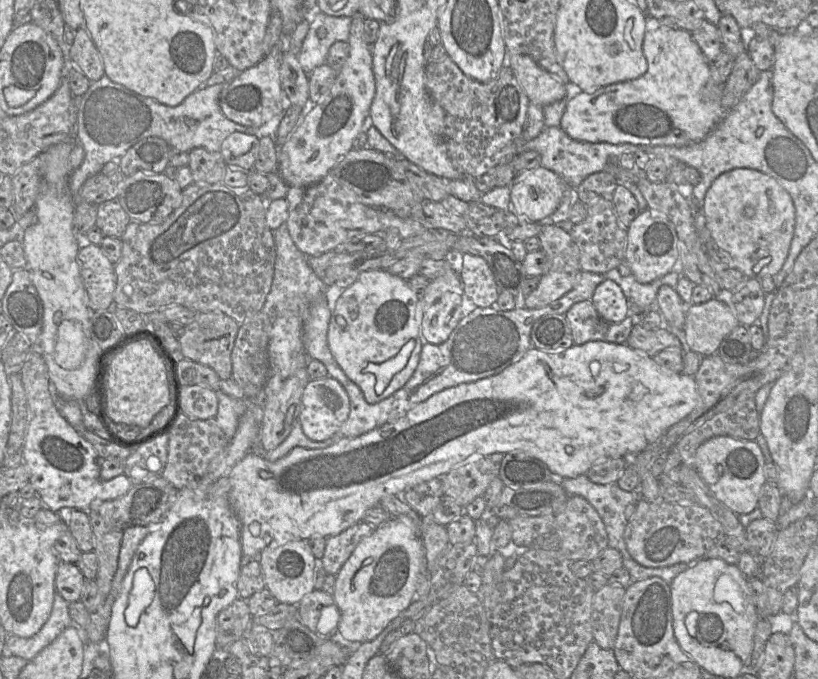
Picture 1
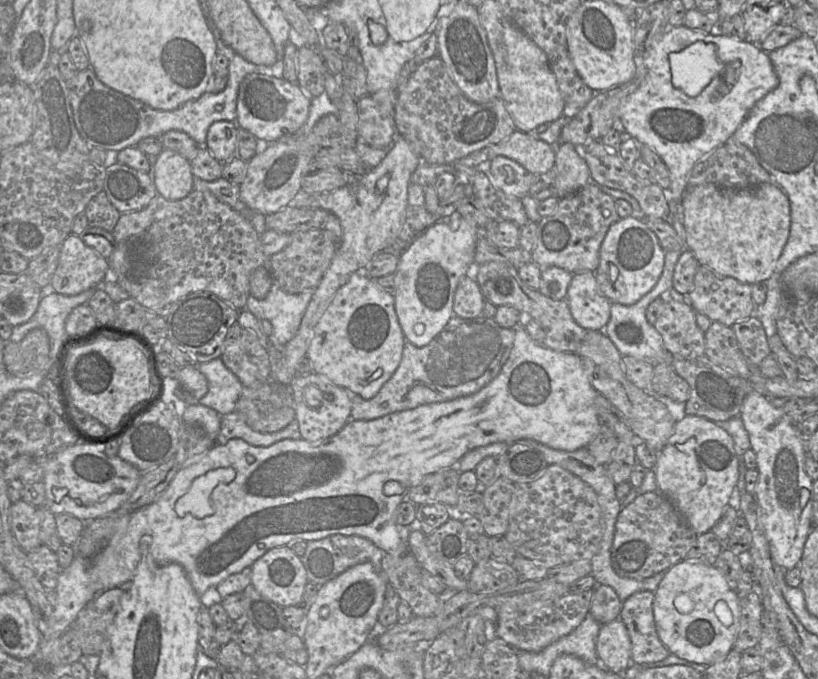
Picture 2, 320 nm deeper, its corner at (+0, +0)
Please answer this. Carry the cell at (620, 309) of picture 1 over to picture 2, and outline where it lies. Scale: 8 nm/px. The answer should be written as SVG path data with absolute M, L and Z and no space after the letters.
M595 272L573 274L565 300L579 326L586 330L603 331L610 318L612 302L599 289Z

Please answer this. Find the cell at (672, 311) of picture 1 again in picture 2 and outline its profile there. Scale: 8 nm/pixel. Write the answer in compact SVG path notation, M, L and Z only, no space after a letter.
M665 295L663 310L653 325L672 356L691 359L705 354L704 332L687 301L677 302Z

